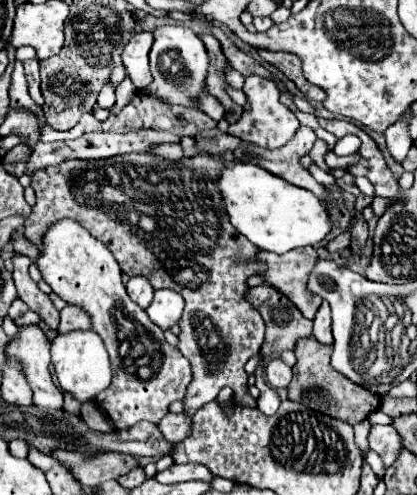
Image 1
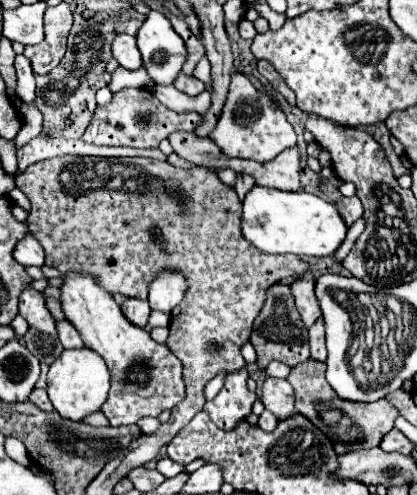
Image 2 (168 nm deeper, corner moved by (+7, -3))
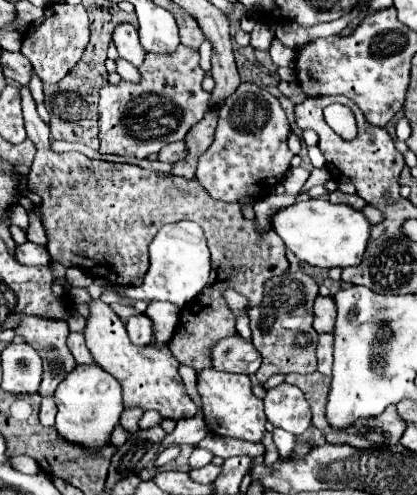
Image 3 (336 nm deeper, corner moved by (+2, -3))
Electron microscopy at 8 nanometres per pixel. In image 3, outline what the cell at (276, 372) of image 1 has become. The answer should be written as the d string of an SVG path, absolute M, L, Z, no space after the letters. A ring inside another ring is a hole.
M281 384L267 392L265 414L275 428L283 428L295 436L311 426L311 410L301 390L291 384Z

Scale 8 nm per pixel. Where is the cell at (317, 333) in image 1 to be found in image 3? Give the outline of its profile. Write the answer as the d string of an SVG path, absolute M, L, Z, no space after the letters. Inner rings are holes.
M319 334L317 358L319 358L317 370L325 376L331 376L331 364L333 364L333 336L331 334Z

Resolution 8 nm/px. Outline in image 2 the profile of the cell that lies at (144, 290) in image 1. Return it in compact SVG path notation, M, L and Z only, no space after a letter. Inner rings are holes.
M126 298L122 302L122 310L124 310L124 316L136 324L136 326L146 326L148 322L148 316L150 316L150 306L148 306L148 300L138 300L138 298Z

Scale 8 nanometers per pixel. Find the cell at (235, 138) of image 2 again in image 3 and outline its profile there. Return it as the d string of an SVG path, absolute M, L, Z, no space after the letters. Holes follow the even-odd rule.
M243 82L219 110L215 140L199 158L197 182L201 182L209 196L221 202L239 202L241 198L261 200L269 196L291 166L293 152L287 148L289 130L279 100L257 84Z

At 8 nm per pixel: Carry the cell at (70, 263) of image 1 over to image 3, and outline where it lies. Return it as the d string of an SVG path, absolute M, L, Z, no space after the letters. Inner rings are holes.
M91 300L91 316L87 318L85 326L85 340L89 346L89 352L93 354L93 360L97 366L101 366L105 372L109 372L113 378L119 380L123 388L123 404L125 408L141 406L143 410L157 410L161 418L169 420L181 420L181 418L193 418L197 414L197 406L189 398L185 384L177 372L179 362L165 346L135 346L129 342L125 324L121 318L101 300Z

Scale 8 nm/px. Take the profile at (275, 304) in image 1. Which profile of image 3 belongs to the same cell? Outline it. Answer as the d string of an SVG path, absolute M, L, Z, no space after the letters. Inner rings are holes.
M285 272L265 282L265 296L259 306L249 310L251 340L263 356L263 364L257 370L257 380L265 384L273 374L311 374L317 370L317 332L313 330L313 302L319 296L317 282L305 272Z

